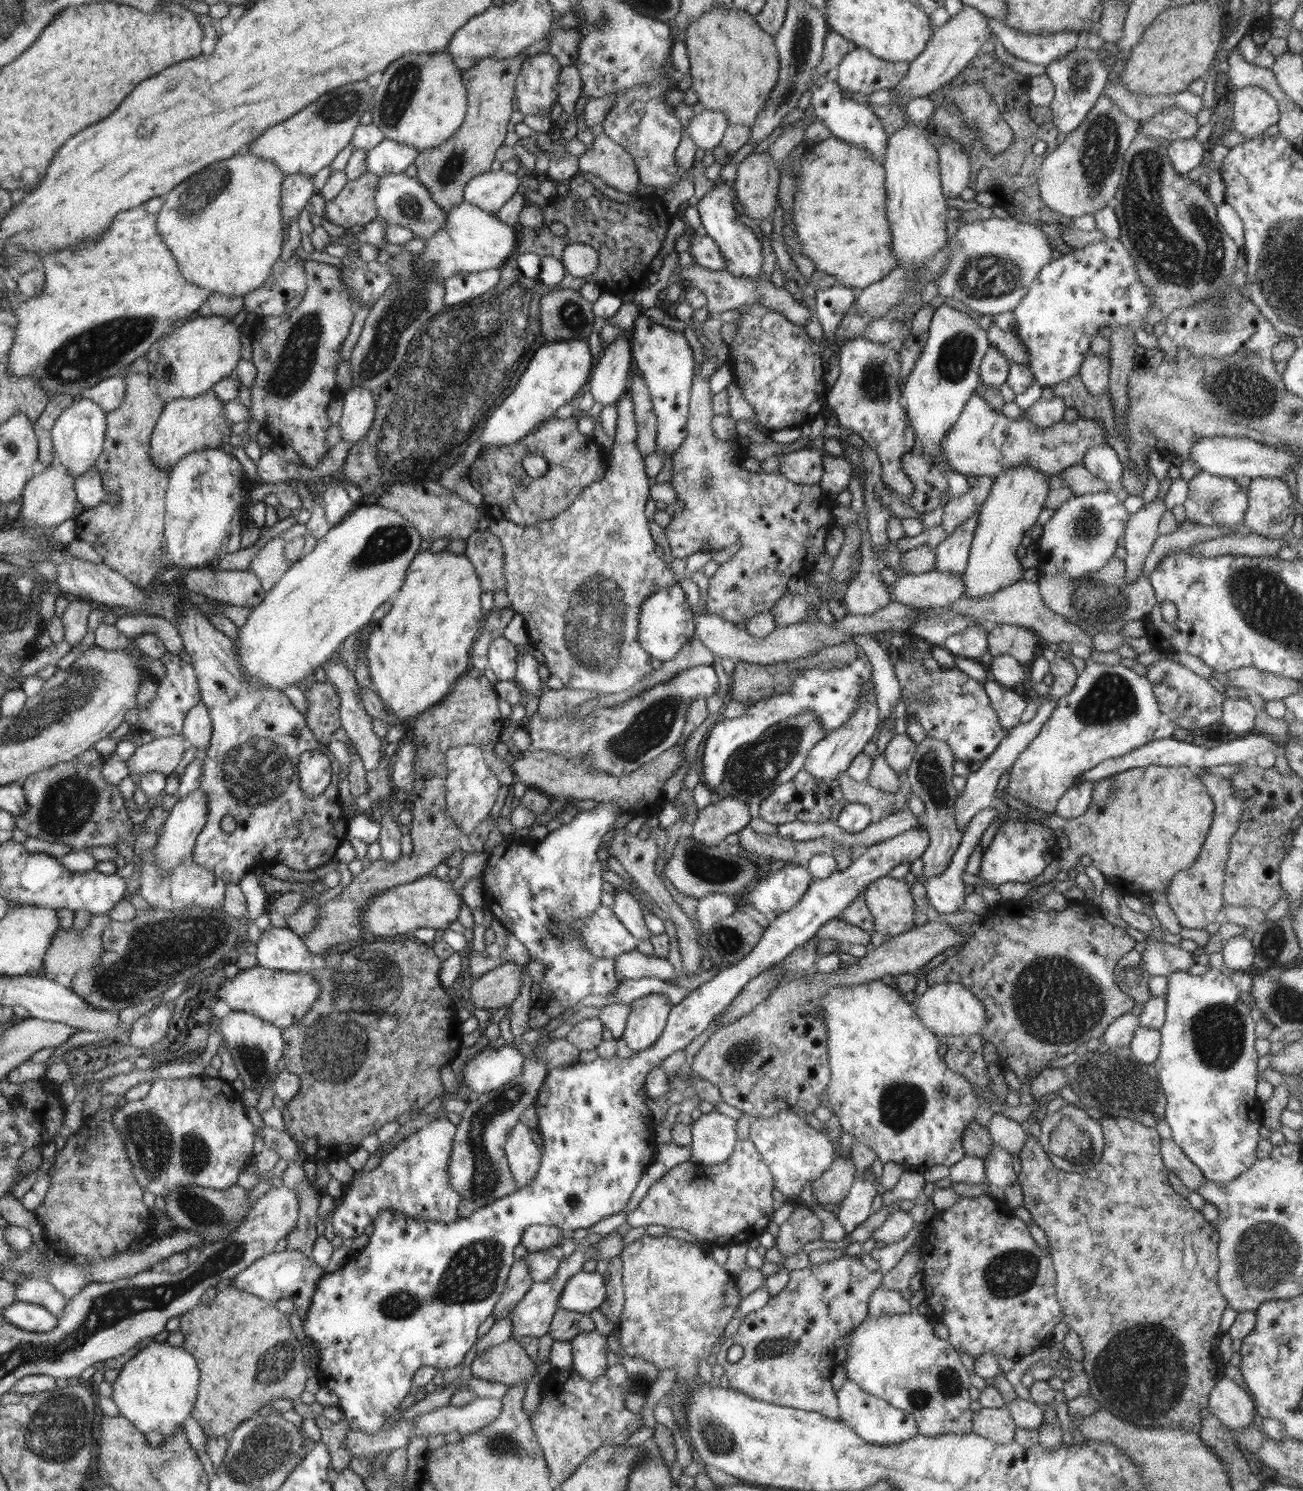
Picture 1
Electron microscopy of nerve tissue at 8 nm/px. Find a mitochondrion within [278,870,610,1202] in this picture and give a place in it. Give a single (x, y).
(359, 989)

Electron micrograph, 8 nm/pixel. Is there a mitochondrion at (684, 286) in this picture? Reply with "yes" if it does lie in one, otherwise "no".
no

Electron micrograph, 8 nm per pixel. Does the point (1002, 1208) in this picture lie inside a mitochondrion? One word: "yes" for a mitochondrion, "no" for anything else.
no

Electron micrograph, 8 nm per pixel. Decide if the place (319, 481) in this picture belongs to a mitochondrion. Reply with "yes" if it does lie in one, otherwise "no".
no

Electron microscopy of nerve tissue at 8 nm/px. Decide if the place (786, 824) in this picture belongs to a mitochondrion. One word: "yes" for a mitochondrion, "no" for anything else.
no

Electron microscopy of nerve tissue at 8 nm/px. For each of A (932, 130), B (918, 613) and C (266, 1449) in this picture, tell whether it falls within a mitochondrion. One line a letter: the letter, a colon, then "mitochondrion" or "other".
A: other
B: other
C: mitochondrion

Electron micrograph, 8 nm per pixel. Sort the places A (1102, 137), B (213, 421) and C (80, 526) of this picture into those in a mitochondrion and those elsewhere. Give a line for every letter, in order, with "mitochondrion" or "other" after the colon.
A: mitochondrion
B: other
C: other

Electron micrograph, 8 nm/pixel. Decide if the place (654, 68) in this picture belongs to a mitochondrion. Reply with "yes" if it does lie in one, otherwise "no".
no

